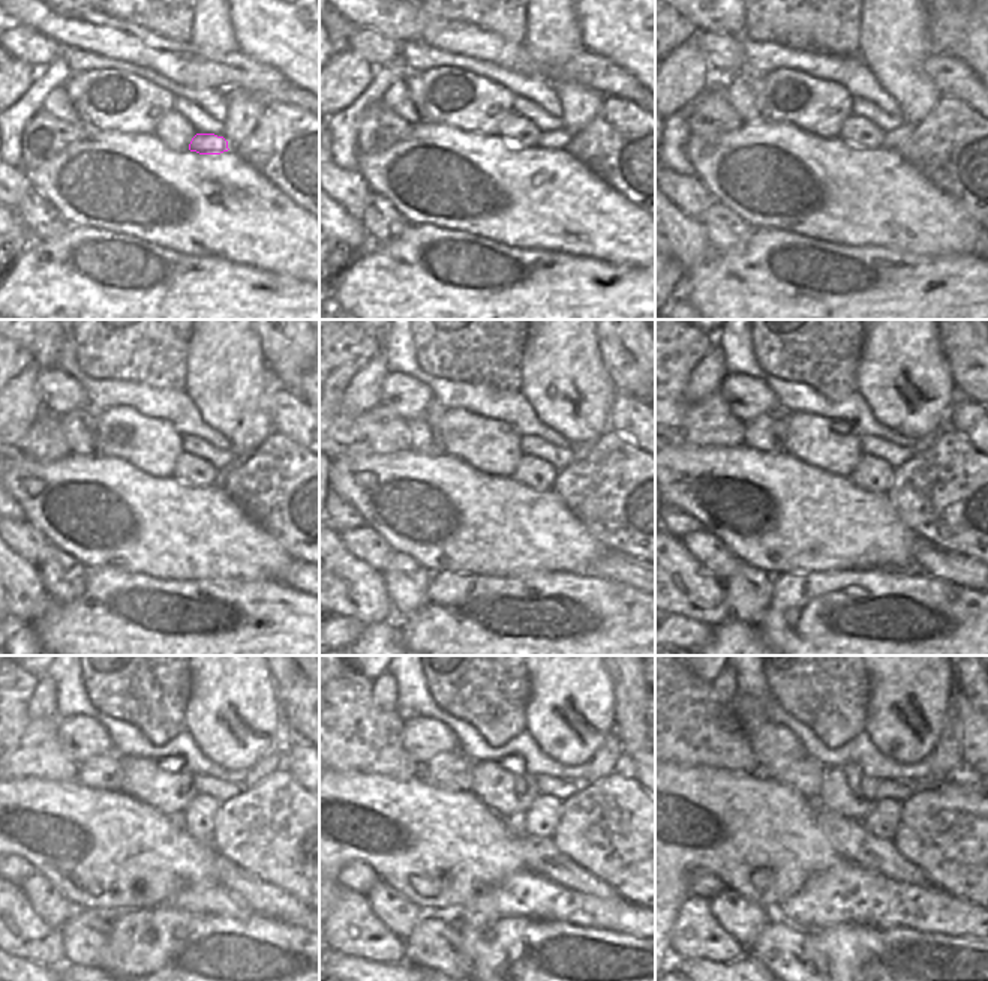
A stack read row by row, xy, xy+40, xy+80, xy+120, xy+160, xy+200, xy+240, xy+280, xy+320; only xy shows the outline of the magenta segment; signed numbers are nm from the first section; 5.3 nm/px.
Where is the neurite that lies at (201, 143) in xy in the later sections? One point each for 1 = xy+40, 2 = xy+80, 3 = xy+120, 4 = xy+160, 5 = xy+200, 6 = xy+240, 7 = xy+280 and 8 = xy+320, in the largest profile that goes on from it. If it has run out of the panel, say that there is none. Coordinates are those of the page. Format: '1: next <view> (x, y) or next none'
1: next xy+40 (556, 140)
2: next xy+80 (894, 138)
3: next xy+120 (242, 458)
4: next xy+160 (582, 450)
5: next xy+200 (924, 443)
6: next xy+240 (275, 759)
7: next xy+280 (609, 759)
8: next xy+320 (945, 761)

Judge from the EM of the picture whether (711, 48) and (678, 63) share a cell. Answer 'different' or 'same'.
different

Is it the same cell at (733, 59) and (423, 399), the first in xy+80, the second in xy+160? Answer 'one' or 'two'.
one

